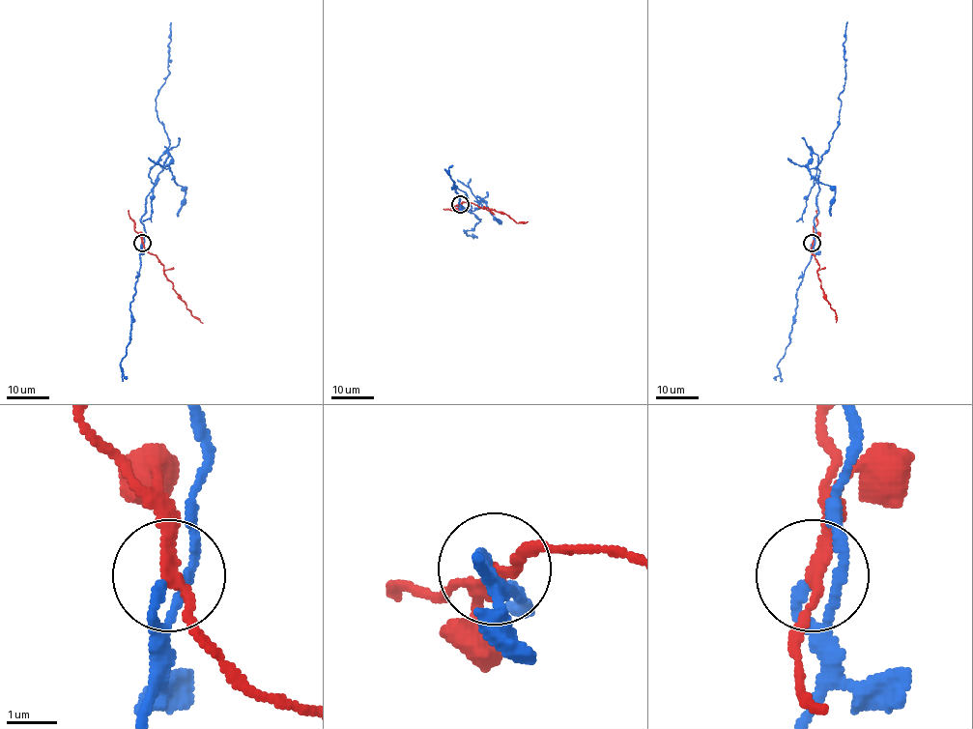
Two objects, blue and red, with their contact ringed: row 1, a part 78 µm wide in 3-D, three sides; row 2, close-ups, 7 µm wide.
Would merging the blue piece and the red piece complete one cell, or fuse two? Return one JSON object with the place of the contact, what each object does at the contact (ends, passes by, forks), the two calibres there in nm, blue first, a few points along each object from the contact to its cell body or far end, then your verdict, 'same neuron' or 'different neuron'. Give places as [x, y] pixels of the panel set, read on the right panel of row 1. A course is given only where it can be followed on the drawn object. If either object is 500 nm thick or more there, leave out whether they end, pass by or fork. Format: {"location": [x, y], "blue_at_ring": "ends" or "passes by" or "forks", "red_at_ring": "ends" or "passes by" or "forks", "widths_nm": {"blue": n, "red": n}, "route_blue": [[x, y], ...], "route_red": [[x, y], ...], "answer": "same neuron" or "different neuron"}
{"location": [812, 243], "blue_at_ring": "ends", "red_at_ring": "passes by", "widths_nm": {"blue": 190, "red": 200}, "route_blue": [[812, 244], [814, 218], [818, 212], [816, 170], [839, 121], [847, 22]], "route_red": [[812, 244], [812, 252], [819, 266], [816, 273], [820, 288], [837, 314], [836, 322]], "answer": "different neuron"}

